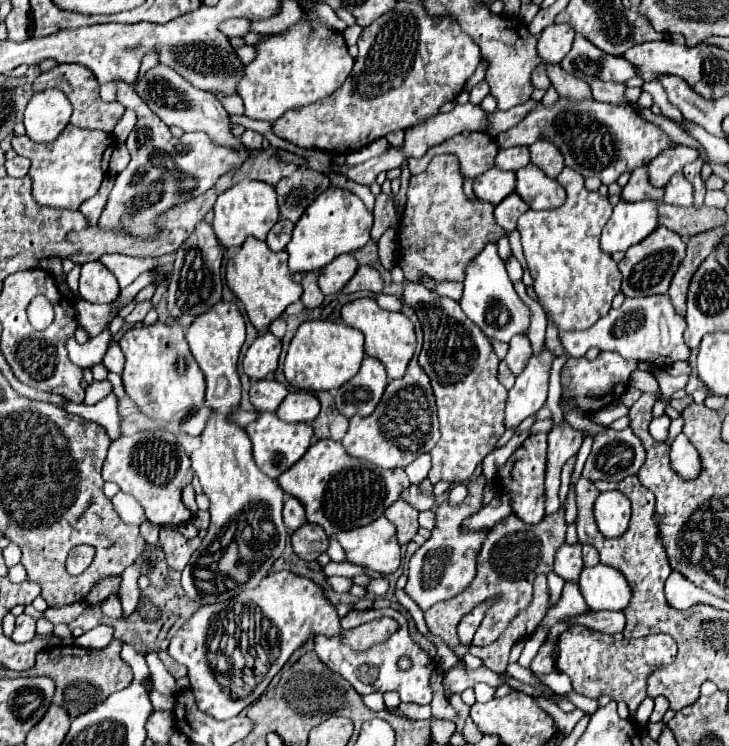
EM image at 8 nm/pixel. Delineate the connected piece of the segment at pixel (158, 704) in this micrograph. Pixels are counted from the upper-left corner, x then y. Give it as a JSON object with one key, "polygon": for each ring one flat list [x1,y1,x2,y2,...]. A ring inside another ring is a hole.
{"polygon":[[152,689,150,697,152,697,152,705,154,705,154,709,170,711,170,713,172,713,174,707,176,707,176,699,174,699,174,695,172,695,172,697,166,697,166,695,160,695,156,689]]}

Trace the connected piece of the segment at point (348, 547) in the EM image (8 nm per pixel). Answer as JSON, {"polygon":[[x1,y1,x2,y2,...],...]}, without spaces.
{"polygon":[[382,515,372,523,342,531,336,535,346,551,346,559,356,565,364,565,370,571,382,575,394,573,400,565,400,545,396,541,394,525]]}

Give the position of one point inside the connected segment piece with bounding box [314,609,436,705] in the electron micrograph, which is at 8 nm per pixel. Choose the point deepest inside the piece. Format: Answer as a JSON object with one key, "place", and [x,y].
{"place":[376,670]}

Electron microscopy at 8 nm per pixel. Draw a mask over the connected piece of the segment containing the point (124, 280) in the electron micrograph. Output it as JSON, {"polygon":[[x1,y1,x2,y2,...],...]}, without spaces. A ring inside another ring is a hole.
{"polygon":[[177,251,161,257,130,257,130,255,114,253,114,255,102,255,100,261,116,275,120,287,128,287,142,271,148,271,152,267,164,267,171,271,174,266]]}

